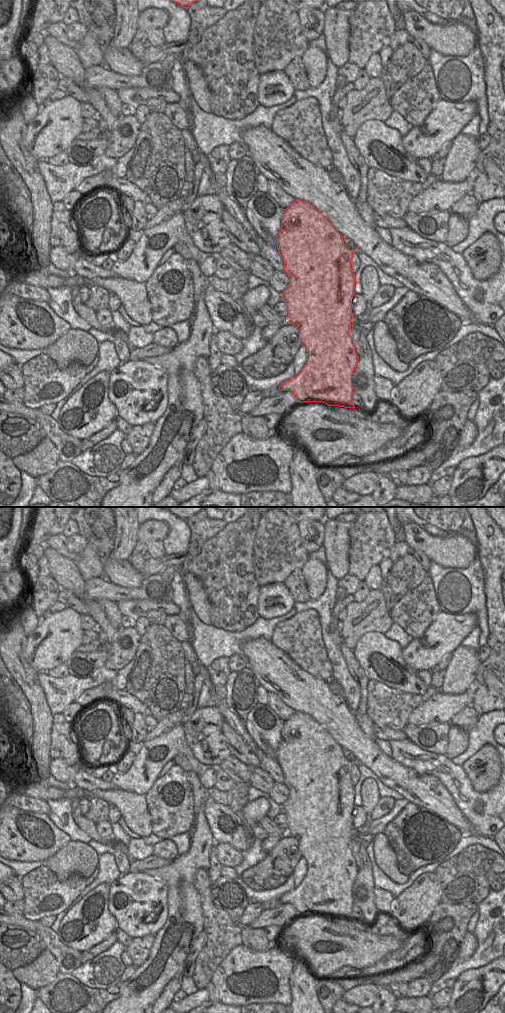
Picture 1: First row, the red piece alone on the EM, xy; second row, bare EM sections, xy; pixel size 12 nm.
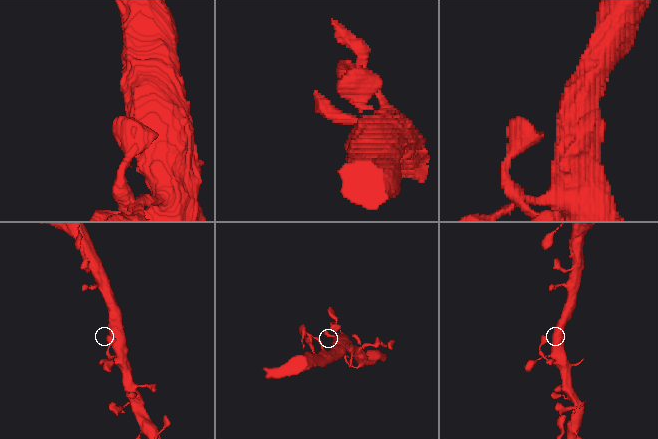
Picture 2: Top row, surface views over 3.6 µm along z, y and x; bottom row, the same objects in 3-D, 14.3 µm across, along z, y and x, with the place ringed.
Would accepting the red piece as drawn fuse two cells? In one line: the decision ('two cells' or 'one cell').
one cell

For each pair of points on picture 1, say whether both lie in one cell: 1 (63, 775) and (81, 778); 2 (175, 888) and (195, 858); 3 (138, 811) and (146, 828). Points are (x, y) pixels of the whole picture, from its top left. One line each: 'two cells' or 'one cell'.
1: two cells
2: one cell
3: one cell

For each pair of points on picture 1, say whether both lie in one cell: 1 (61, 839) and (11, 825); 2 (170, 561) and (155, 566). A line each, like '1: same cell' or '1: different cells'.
1: same cell
2: same cell

